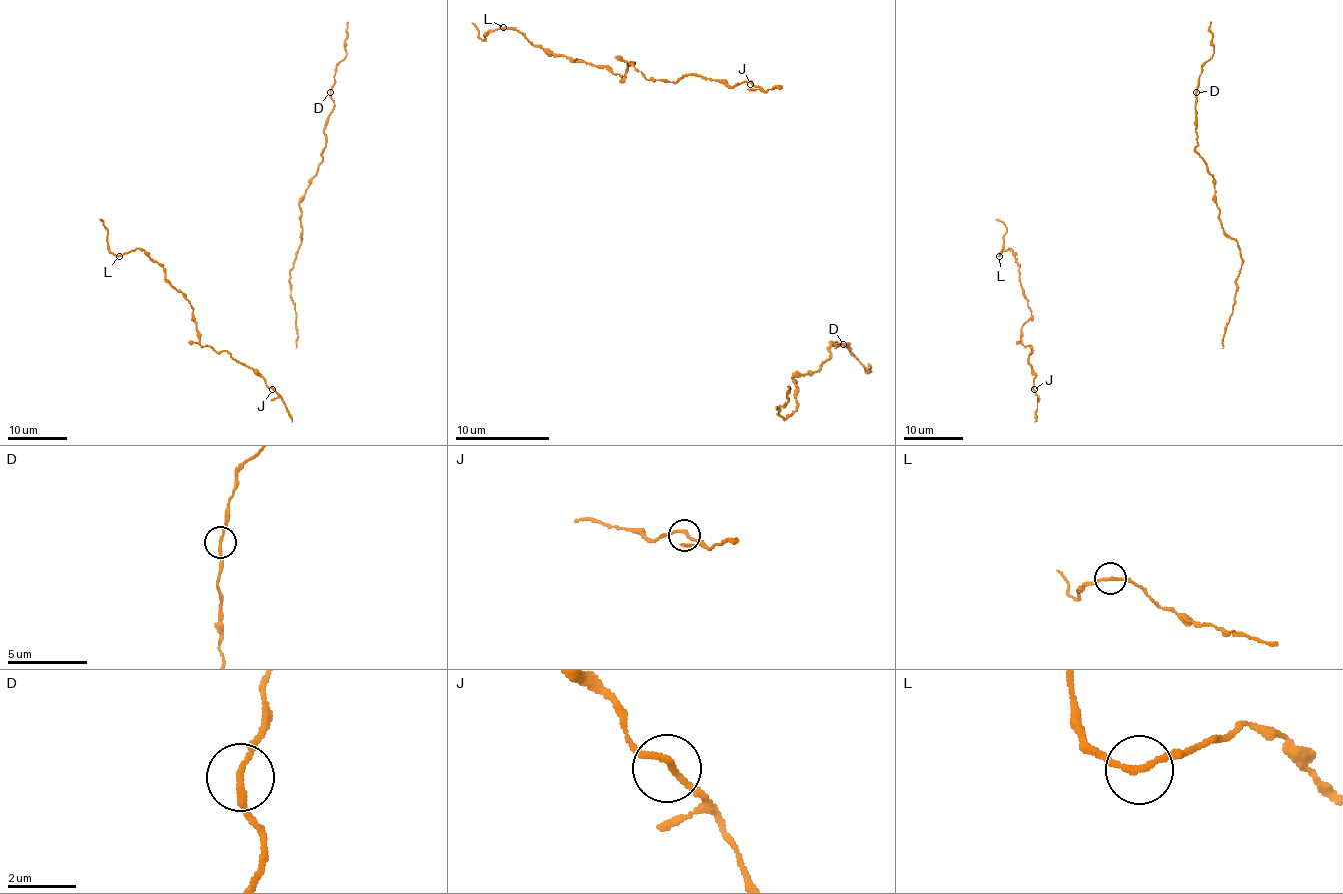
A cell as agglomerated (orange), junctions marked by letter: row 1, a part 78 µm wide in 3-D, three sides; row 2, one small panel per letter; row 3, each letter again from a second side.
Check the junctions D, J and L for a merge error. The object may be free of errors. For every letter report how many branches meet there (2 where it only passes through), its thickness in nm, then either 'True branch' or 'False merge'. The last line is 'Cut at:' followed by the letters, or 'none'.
D: Branches: 2. Thickness 180 nm. True branch
J: Branches: 2. Thickness 180 nm. True branch
L: Branches: 2. Thickness 180 nm. True branch
Cut at: none

